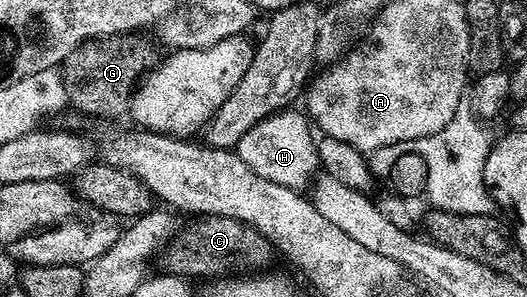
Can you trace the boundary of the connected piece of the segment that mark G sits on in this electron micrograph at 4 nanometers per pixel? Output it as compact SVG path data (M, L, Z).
M145 35L96 37L75 47L59 69L68 104L91 117L117 117L130 108L138 85L157 68L162 57L158 42L148 41Z

